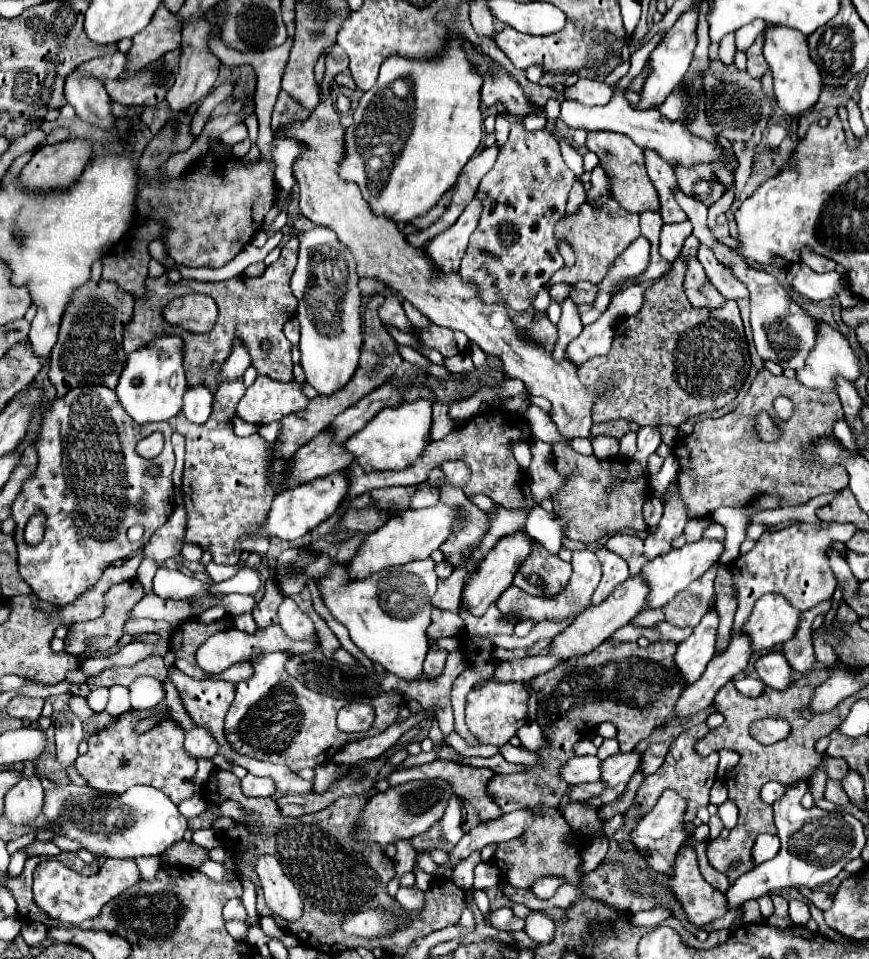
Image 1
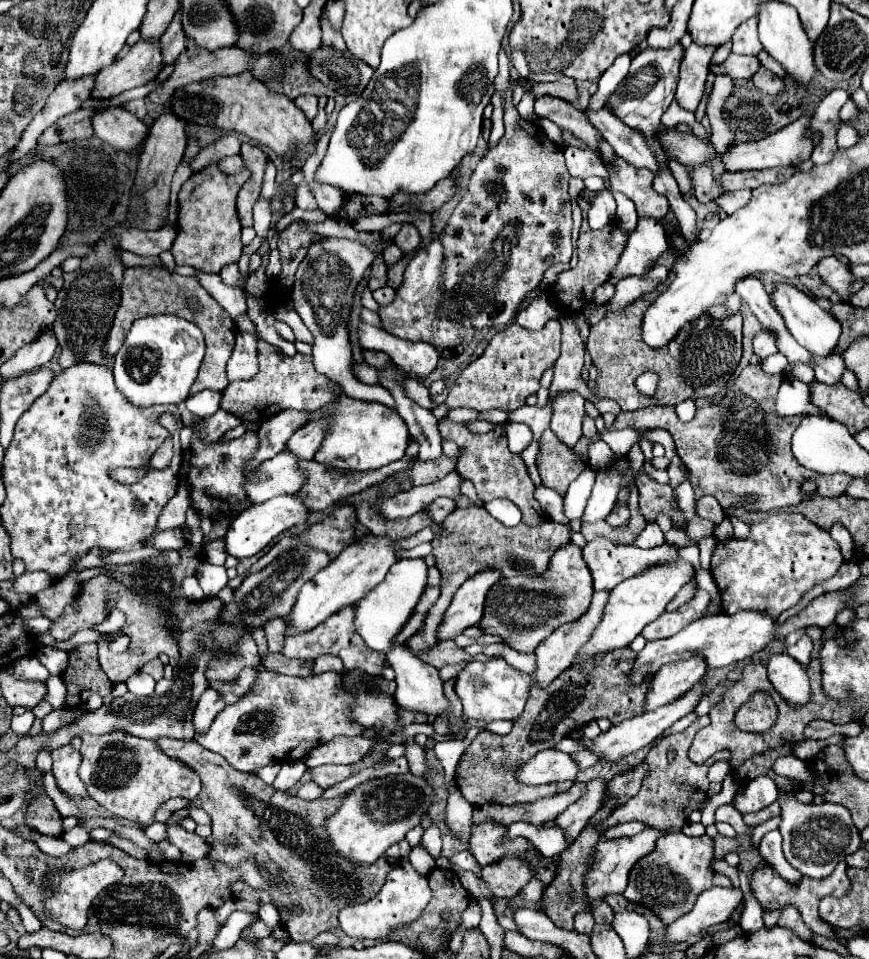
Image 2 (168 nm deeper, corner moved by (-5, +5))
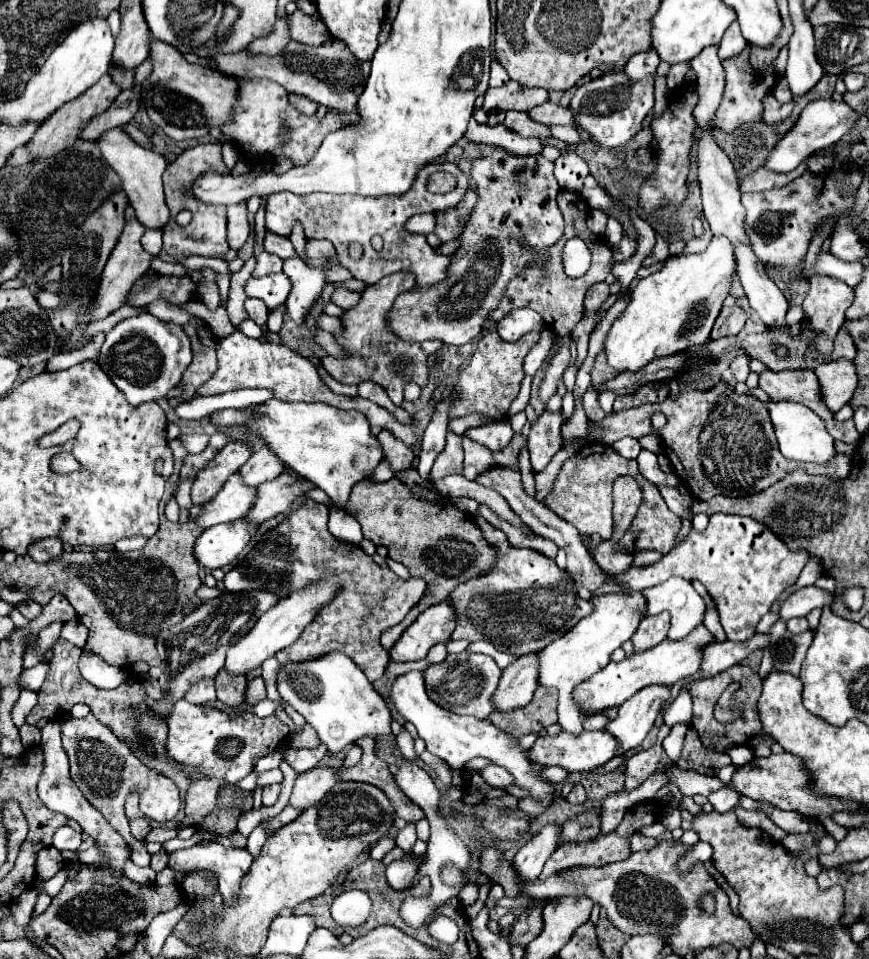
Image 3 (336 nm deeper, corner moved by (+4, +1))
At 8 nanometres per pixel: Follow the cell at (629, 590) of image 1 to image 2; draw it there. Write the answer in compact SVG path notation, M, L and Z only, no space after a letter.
M594 592L592 606L588 614L584 614L584 618L578 618L568 626L560 626L560 630L554 630L548 638L544 638L544 642L538 644L538 648L534 650L536 654L536 670L532 672L534 684L538 684L540 688L548 686L554 678L560 676L560 672L570 668L576 650L588 640L588 634L596 628L596 622L600 622L606 598L608 592Z

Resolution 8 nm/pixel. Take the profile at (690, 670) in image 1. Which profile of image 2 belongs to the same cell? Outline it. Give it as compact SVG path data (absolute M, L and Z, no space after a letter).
M690 658L688 662L676 662L676 666L664 666L650 682L644 700L644 712L652 712L664 704L670 704L684 696L700 678L704 676L706 666L702 658Z

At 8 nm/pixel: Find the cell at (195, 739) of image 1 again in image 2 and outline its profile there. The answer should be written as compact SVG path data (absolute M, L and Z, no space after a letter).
M206 688L204 694L198 700L198 706L194 710L194 726L196 730L208 730L212 724L212 718L226 706L222 696L214 688Z

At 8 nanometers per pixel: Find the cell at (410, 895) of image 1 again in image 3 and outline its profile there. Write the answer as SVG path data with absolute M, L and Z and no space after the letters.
M407 856L403 860L393 860L387 866L387 882L393 890L411 888L415 874L417 874L417 862L411 856Z

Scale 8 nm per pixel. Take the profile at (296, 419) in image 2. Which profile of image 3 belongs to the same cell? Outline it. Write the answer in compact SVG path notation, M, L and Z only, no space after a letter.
M229 442L199 474L191 488L193 504L207 504L223 488L223 482L251 458L253 450L247 442Z

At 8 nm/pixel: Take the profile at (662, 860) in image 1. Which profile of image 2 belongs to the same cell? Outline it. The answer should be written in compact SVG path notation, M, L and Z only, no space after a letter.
M646 826L642 830L642 834L636 834L632 838L620 838L620 840L600 840L594 848L594 862L590 864L588 872L584 874L584 894L588 904L596 902L596 900L604 900L610 894L622 894L624 886L628 884L628 874L632 870L632 866L644 856L648 854L648 850L652 850L652 844L656 844L656 838L660 838L660 834L666 834L662 830L650 828Z

